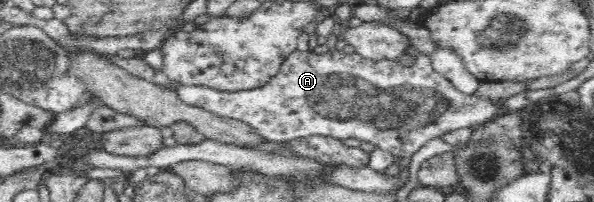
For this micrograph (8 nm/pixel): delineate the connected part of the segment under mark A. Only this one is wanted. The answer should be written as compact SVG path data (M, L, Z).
M412 48L406 54L413 58L415 63L412 66L403 67L400 59L373 62L356 52L346 55L337 49L321 55L309 50L296 50L283 61L279 71L258 88L223 91L211 86L184 85L178 93L189 105L206 109L215 116L243 121L255 127L267 141L290 142L317 135L342 141L354 137L359 141L373 143L380 150L401 159L412 157L435 137L459 129L478 127L499 116L496 101L461 93L445 76L432 68L430 56Z

